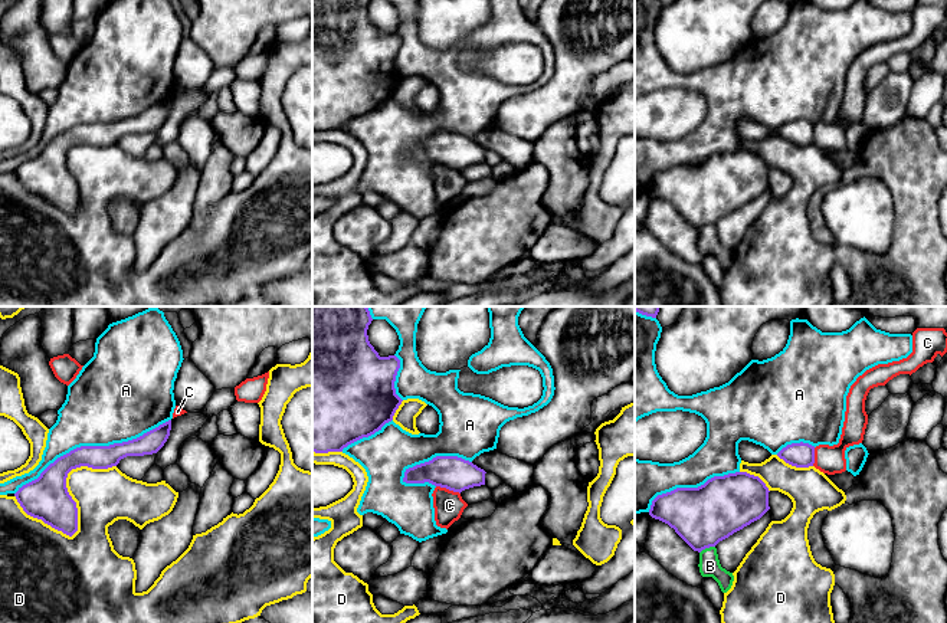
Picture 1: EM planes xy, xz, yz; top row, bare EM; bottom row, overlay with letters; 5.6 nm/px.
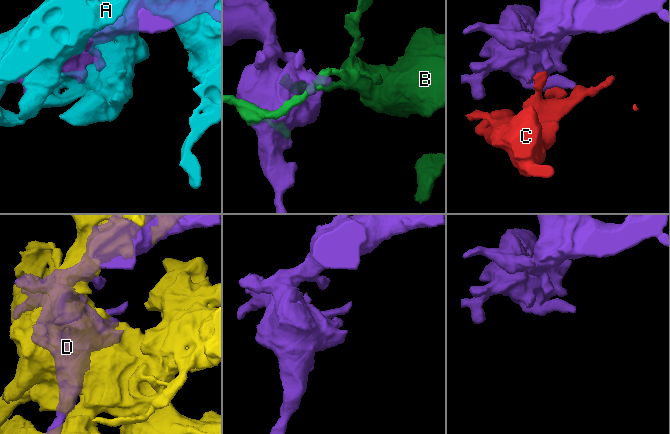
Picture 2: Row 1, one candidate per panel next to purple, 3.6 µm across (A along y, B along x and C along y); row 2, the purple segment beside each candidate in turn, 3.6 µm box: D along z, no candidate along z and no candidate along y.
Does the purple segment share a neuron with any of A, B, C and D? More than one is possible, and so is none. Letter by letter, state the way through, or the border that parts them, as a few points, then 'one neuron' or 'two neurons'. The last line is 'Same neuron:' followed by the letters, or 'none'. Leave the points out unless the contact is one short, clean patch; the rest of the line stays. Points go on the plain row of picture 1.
A: two neurons
B: two neurons
C: two neurons
D: two neurons
Same neuron: none

